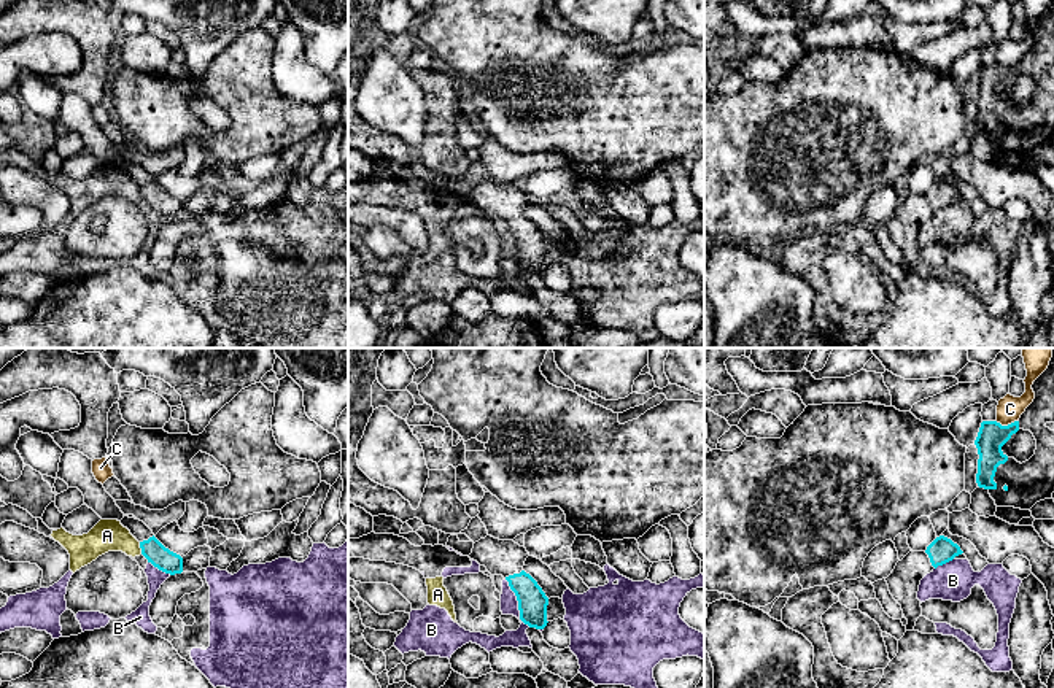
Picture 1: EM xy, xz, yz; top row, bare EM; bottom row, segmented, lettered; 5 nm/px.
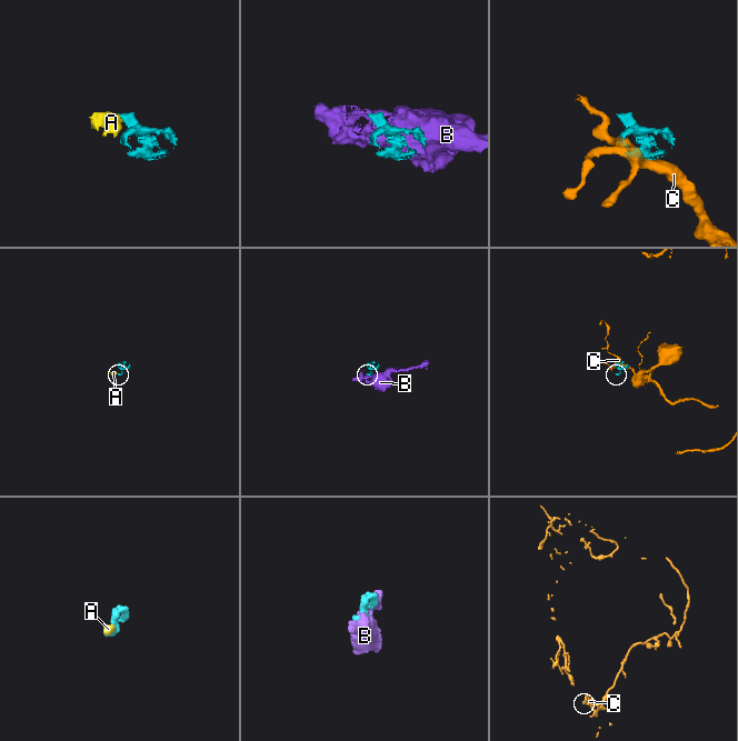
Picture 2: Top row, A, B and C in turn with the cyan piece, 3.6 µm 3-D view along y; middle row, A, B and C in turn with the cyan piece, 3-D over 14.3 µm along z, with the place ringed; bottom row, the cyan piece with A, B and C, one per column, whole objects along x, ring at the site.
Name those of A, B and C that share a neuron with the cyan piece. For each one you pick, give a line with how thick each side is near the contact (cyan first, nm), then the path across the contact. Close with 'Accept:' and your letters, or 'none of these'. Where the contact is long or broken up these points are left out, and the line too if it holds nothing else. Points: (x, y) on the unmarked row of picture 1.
Accept: none of these

